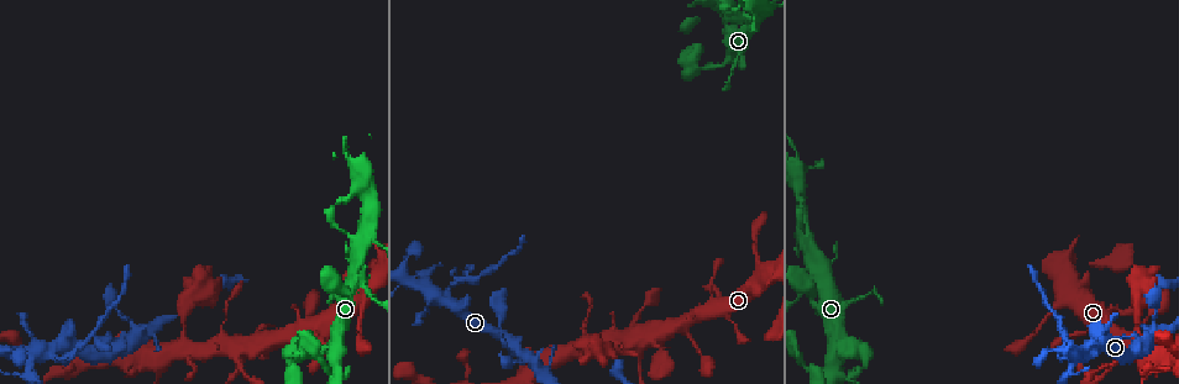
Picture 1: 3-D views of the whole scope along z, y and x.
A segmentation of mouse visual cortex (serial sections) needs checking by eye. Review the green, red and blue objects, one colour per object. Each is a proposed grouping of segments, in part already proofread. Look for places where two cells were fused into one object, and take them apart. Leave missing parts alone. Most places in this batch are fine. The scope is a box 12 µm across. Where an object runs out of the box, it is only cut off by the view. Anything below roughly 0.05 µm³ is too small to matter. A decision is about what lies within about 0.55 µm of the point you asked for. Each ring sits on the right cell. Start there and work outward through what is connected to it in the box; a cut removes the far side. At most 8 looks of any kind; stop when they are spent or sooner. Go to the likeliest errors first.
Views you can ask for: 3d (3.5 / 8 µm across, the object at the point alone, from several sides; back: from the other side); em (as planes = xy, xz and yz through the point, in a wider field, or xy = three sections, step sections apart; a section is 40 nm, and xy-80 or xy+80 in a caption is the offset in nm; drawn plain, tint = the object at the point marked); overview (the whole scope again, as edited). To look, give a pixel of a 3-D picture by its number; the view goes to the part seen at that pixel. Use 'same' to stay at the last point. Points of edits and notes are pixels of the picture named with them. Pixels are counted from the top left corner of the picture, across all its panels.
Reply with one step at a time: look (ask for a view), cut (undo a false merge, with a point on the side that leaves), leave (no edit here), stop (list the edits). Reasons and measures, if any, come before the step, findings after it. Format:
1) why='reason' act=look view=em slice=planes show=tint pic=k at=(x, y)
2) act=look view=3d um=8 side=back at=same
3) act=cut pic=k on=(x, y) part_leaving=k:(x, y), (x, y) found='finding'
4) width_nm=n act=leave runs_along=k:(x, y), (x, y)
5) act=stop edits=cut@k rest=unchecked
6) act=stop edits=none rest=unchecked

why='thin neck' act=look view=3d um=8 pic=1 at=(809, 235)

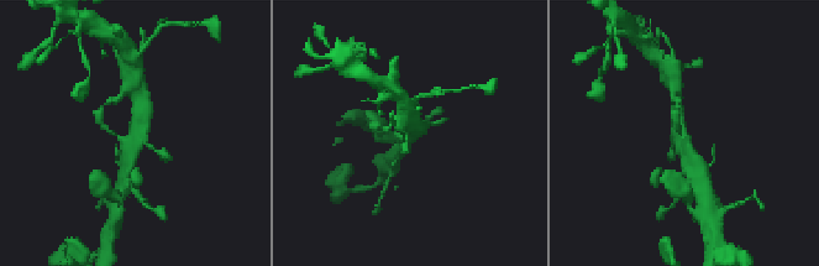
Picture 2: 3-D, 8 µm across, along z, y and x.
why='closer look' act=look view=3d um=3.5 pic=2 at=(139, 139)

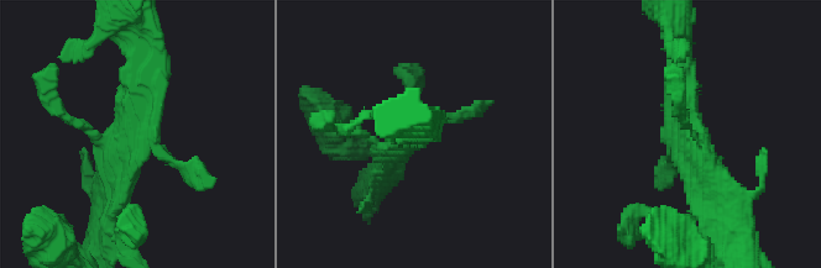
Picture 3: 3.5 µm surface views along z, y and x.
why='need the tissue' act=look view=em slice=xy step=1 show=tint pic=3 at=(132, 137)

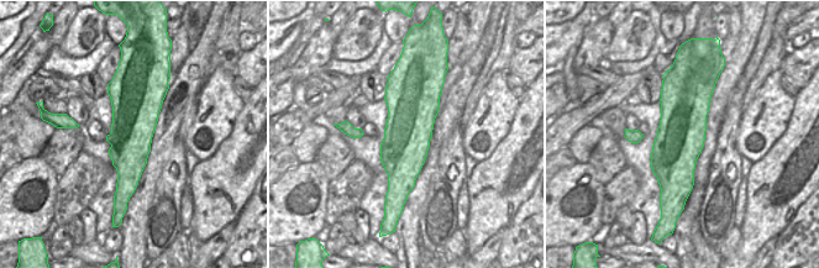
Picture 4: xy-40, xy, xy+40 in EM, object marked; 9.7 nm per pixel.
act=leave runs_along=3:(726, 204), (691, 136), (681, 57) found='all the same cell'

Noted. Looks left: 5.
why='arms part here' act=look view=3d um=3.5 pic=1 at=(1093, 351)

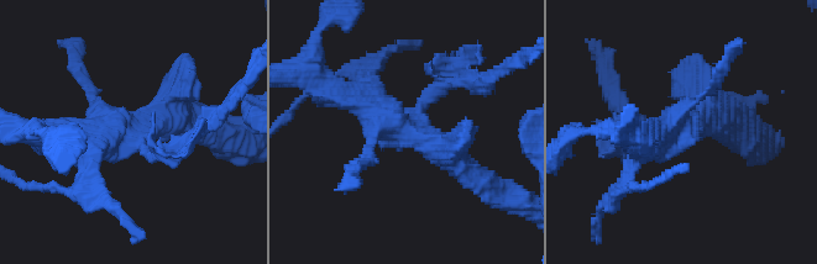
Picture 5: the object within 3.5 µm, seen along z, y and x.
why='shape alone is not enough' act=look view=em slice=xy step=5 show=tint pic=5 at=(684, 127)

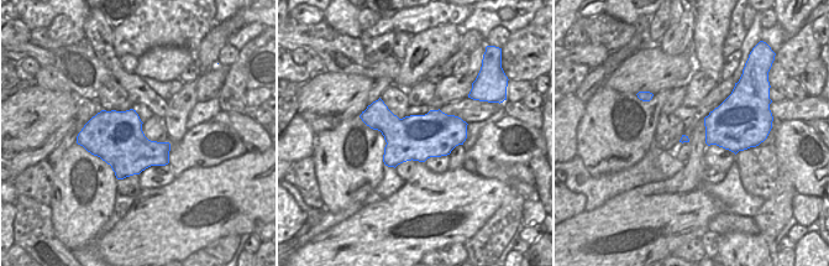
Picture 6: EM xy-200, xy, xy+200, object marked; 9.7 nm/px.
why='cut it another way' act=look view=em slice=xy step=1 show=tint at=same

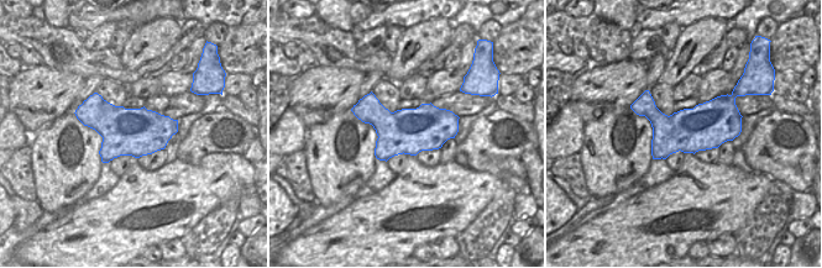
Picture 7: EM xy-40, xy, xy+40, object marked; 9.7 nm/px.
width_nm=440 act=cut pic=5 on=(452, 59) part_leaving=5:(431, 95), (519, 58) found='two cells meet here'

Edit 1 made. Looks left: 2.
act=stop edits=cut@5 rest=unchecked

